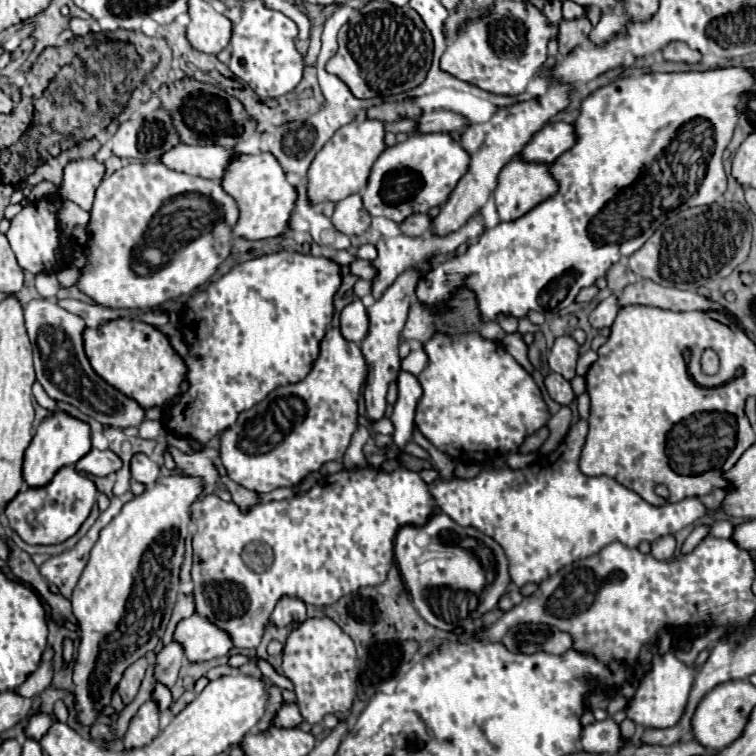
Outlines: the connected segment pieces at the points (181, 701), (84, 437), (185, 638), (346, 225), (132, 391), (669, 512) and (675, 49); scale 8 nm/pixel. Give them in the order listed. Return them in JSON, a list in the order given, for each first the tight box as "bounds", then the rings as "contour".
[{"bounds":[172,690,196,716],"contour":[[[194,690],[184,692],[184,694],[182,694],[182,696],[180,696],[180,698],[178,698],[174,704],[172,704],[172,714],[176,716],[178,712],[182,712],[182,710],[184,710],[184,708],[186,708],[186,706],[188,706],[188,704],[194,700],[194,698],[196,698],[196,692],[194,692]]]},{"bounds":[22,412,90,488],"contour":[[[56,412],[48,416],[36,430],[26,454],[24,454],[24,468],[22,476],[30,488],[42,488],[52,482],[56,472],[68,464],[76,464],[90,452],[90,426],[80,422],[64,412]]]},{"bounds":[174,614,234,662],"contour":[[[192,614],[184,618],[174,632],[174,640],[178,640],[190,662],[206,662],[216,656],[226,656],[234,644],[230,642],[230,634],[220,626],[214,626],[208,618],[200,614]]]},{"bounds":[332,194,372,236],"contour":[[[352,194],[336,204],[332,214],[332,224],[346,236],[358,236],[360,232],[370,228],[372,216],[362,206],[360,194]]]},{"bounds":[84,320,186,410],"contour":[[[112,320],[98,328],[84,330],[84,352],[94,372],[124,396],[148,410],[166,404],[178,394],[186,374],[184,360],[172,350],[168,338],[154,326],[140,320]]]},{"bounds":[430,420,710,588],"contour":[[[578,420],[556,450],[532,466],[520,470],[512,470],[510,466],[484,470],[470,480],[455,476],[451,480],[436,478],[430,484],[430,494],[444,514],[460,526],[482,530],[482,534],[494,538],[504,548],[510,580],[518,588],[528,582],[538,584],[560,568],[594,556],[614,540],[636,548],[642,540],[654,542],[660,536],[674,534],[710,512],[698,498],[652,506],[614,478],[584,476],[578,468],[578,458],[586,432],[588,422]]]},{"bounds":[662,42,702,64],"contour":[[[670,42],[662,50],[664,60],[670,62],[684,62],[684,64],[698,64],[702,60],[702,54],[698,50],[692,50],[684,42]]]}]

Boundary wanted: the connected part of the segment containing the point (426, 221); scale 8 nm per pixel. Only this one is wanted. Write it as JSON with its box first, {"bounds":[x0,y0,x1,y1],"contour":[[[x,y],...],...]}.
{"bounds":[400,214,432,236],"contour":[[[412,214],[410,218],[406,218],[400,228],[406,236],[422,236],[424,232],[428,232],[432,226],[432,216],[428,214]]]}

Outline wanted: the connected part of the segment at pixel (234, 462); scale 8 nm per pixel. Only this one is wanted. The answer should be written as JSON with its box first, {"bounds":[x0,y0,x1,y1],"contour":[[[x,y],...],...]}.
{"bounds":[220,328,366,492],"contour":[[[330,328],[320,344],[320,356],[312,372],[298,384],[278,386],[266,400],[242,412],[238,422],[220,434],[220,456],[228,478],[248,490],[272,492],[276,488],[296,486],[310,472],[320,470],[324,462],[340,460],[350,444],[350,436],[358,424],[358,394],[366,378],[366,360],[358,344],[342,338],[338,328]]]}

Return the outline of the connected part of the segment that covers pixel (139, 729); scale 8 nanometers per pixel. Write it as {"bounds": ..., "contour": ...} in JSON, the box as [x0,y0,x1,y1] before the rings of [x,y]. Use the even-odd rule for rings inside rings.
{"bounds":[124,698,160,748],"contour":[[[150,698],[148,702],[144,702],[140,706],[138,714],[132,718],[128,732],[124,736],[124,746],[126,748],[140,748],[140,746],[150,744],[160,732],[158,720],[160,720],[158,702],[154,698]]]}

